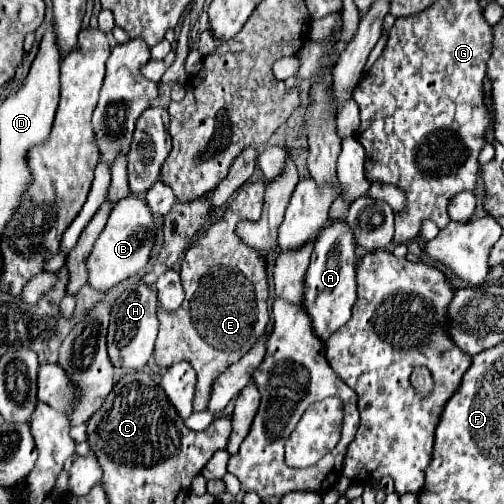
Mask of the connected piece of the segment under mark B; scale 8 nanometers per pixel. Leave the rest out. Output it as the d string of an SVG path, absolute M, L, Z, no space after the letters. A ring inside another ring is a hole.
M128 195L120 199L112 207L108 223L100 233L100 237L96 239L94 249L90 253L90 259L88 259L90 287L94 287L96 291L108 291L120 281L128 279L130 275L142 271L150 261L154 241L156 241L156 221L152 213L148 213L148 207L144 205L144 201L140 201L140 197L136 195Z

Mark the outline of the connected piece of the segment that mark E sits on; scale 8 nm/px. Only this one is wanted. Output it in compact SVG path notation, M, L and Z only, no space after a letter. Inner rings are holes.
M256 181L252 185L244 185L232 199L230 207L224 211L220 219L216 219L204 233L204 237L192 245L184 259L182 259L182 285L186 291L186 299L182 307L176 311L176 315L168 315L162 309L158 309L160 319L160 331L154 345L154 359L160 367L170 367L178 361L188 361L196 375L196 399L194 399L194 411L208 409L208 397L212 393L212 385L216 383L216 377L224 373L232 363L236 363L242 355L246 355L252 345L266 333L266 325L270 323L270 315L267 300L269 297L268 274L266 260L254 249L248 249L234 233L234 227L240 219L258 219L264 207L264 193L266 185L264 181Z

